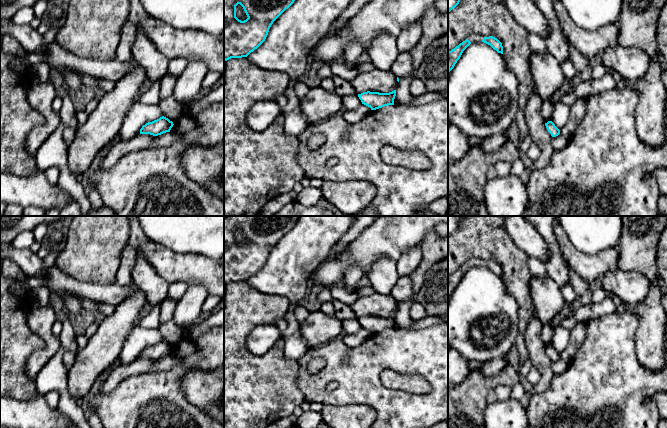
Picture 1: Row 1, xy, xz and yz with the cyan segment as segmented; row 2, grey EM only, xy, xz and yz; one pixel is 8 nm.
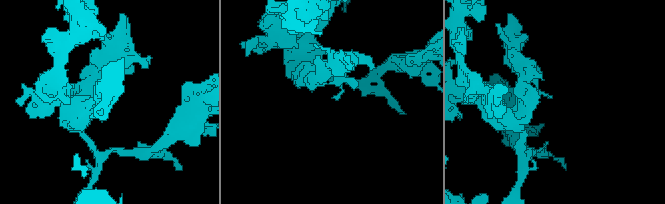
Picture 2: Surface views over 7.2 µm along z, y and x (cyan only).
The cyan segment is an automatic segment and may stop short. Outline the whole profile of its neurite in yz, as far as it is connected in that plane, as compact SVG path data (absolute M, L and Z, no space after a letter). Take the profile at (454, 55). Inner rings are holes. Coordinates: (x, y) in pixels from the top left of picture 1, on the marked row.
M466 39L462 43L460 43L458 46L456 46L451 51L448 51L448 72L450 72L457 61L460 59L463 51L471 44L471 42Z

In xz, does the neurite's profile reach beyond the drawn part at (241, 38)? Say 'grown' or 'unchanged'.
unchanged

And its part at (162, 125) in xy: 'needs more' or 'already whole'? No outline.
already whole

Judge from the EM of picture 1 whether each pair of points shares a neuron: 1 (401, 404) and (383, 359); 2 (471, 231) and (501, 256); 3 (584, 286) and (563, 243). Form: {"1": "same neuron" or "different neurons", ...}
{"1": "same neuron", "2": "same neuron", "3": "different neurons"}

